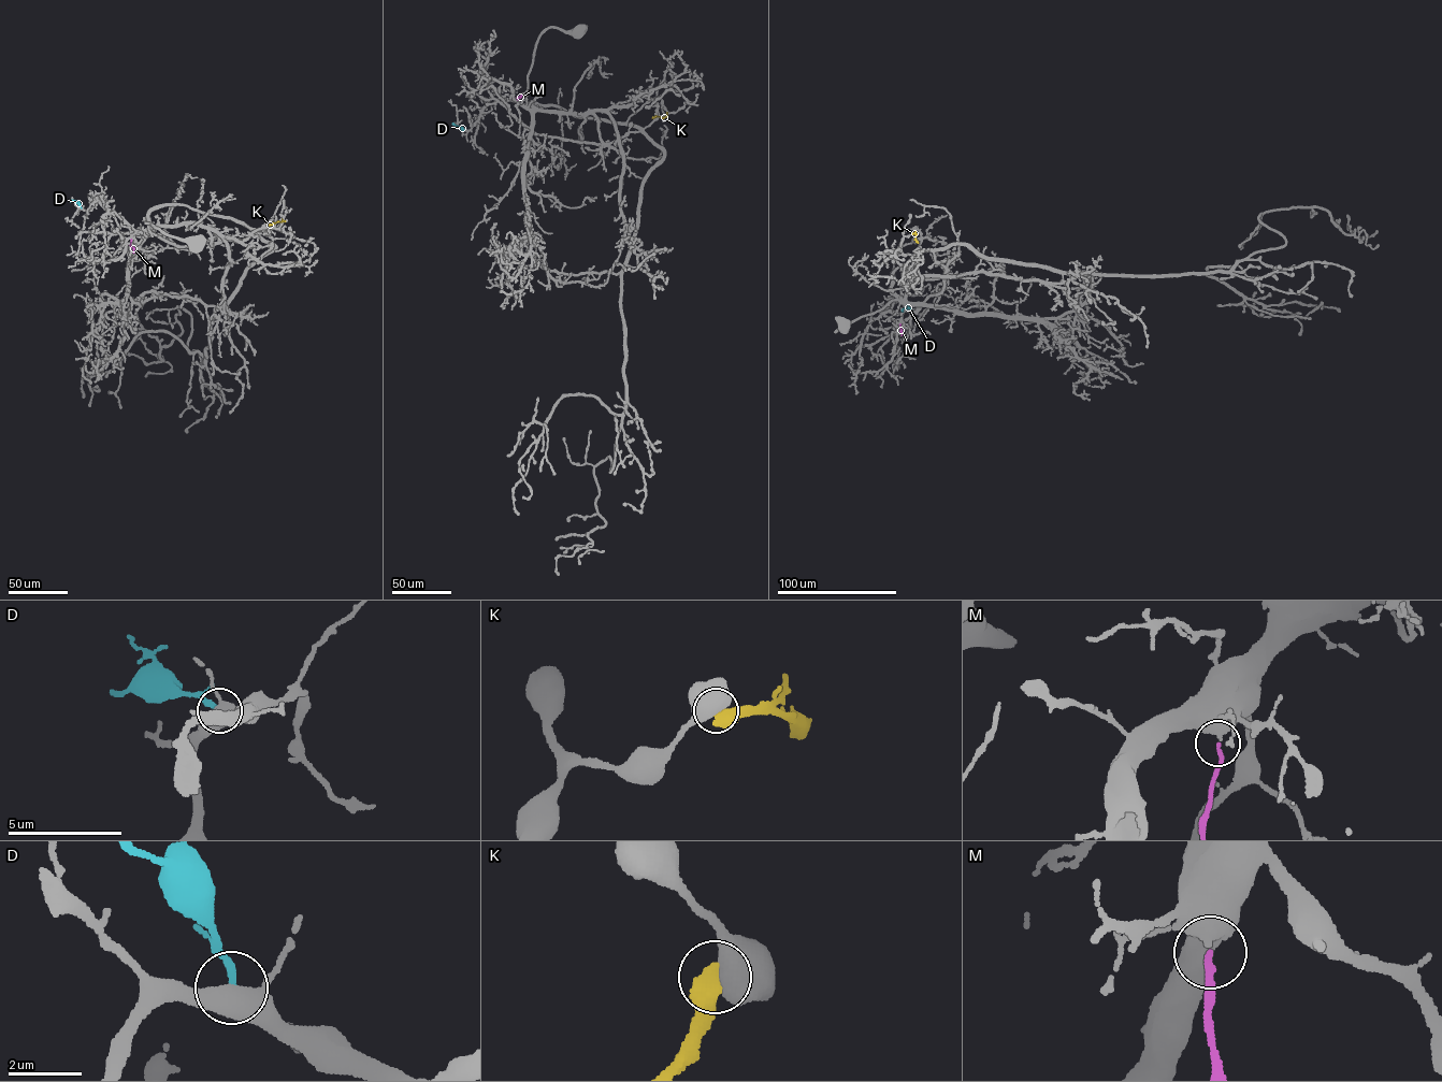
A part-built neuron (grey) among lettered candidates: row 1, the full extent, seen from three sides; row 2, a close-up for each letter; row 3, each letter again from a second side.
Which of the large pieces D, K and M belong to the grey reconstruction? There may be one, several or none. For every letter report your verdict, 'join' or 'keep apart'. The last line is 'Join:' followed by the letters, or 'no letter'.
D: keep apart
K: keep apart
M: join
Join: M

